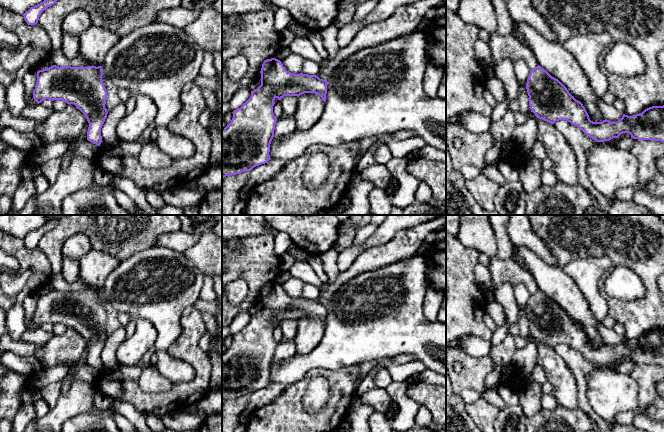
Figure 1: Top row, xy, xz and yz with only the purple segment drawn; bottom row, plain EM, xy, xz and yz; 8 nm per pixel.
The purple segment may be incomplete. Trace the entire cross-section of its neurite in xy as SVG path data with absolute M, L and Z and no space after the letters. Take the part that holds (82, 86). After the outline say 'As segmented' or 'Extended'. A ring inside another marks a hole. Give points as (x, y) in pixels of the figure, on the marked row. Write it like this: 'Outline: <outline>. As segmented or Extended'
Outline: M53 65L37 71L33 98L39 104L45 99L74 104L86 117L89 127L87 140L100 146L101 128L108 111L105 108L107 91L102 81L101 66L59 67Z. As segmented

